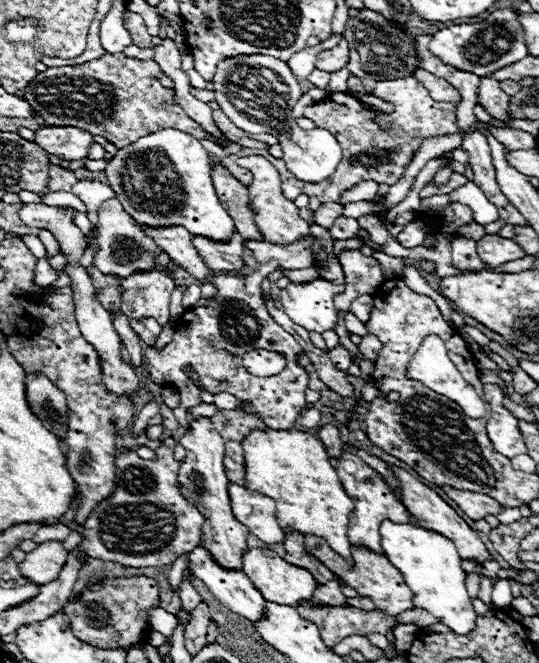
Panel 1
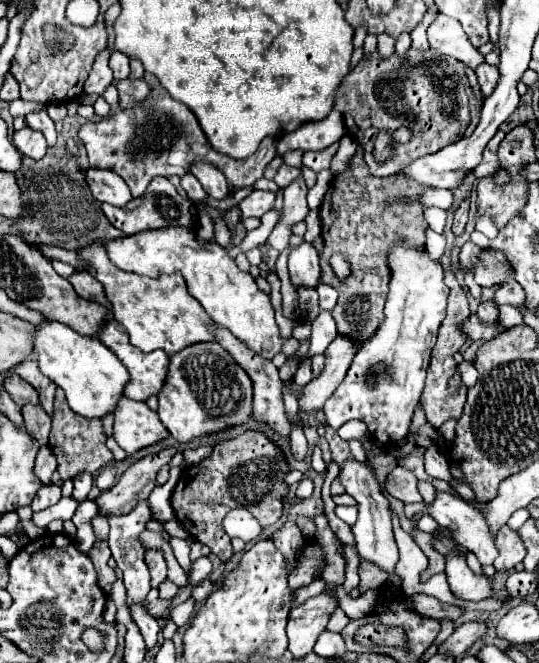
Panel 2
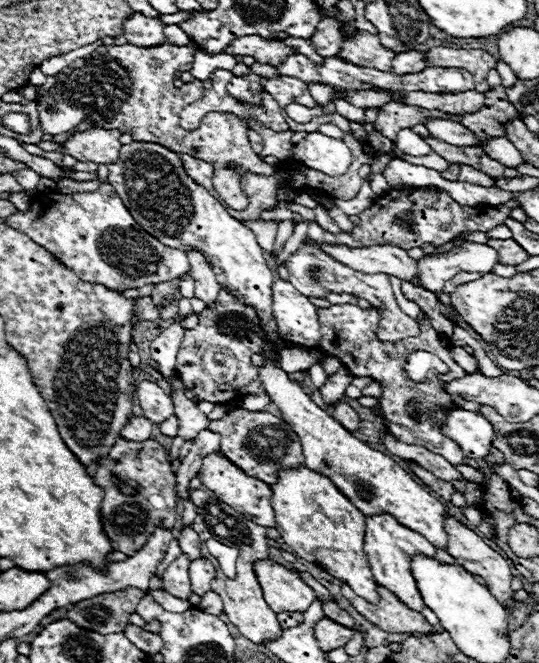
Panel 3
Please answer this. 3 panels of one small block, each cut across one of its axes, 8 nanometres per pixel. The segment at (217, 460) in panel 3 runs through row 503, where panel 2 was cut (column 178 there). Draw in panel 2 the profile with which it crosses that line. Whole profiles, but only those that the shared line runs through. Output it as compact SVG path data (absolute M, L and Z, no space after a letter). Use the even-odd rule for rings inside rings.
M174 226L146 230L108 242L106 248L108 258L120 270L146 276L158 276L160 272L180 272L188 284L190 294L204 306L214 322L230 328L236 338L246 342L246 346L262 358L270 360L280 352L284 340L280 338L270 298L256 286L256 280L248 272L242 272L236 266L226 248L216 242L200 242L194 228Z

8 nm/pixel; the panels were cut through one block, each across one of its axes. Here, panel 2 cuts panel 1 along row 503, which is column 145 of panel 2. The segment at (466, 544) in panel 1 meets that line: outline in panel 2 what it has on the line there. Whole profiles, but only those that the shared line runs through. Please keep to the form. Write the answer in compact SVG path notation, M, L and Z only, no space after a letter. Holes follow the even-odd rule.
M120 396L118 406L114 408L114 438L126 454L134 454L166 436L168 432L164 424L158 414L146 406L146 402Z

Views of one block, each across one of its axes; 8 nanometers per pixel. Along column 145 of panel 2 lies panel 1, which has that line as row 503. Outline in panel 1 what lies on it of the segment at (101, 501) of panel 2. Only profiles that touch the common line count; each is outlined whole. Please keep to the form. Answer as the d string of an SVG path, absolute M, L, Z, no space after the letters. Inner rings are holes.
M444 488L444 492L466 512L468 518L472 520L480 520L486 518L488 514L498 516L502 512L502 506L492 500L490 496L478 494L478 492L460 492L456 488Z

